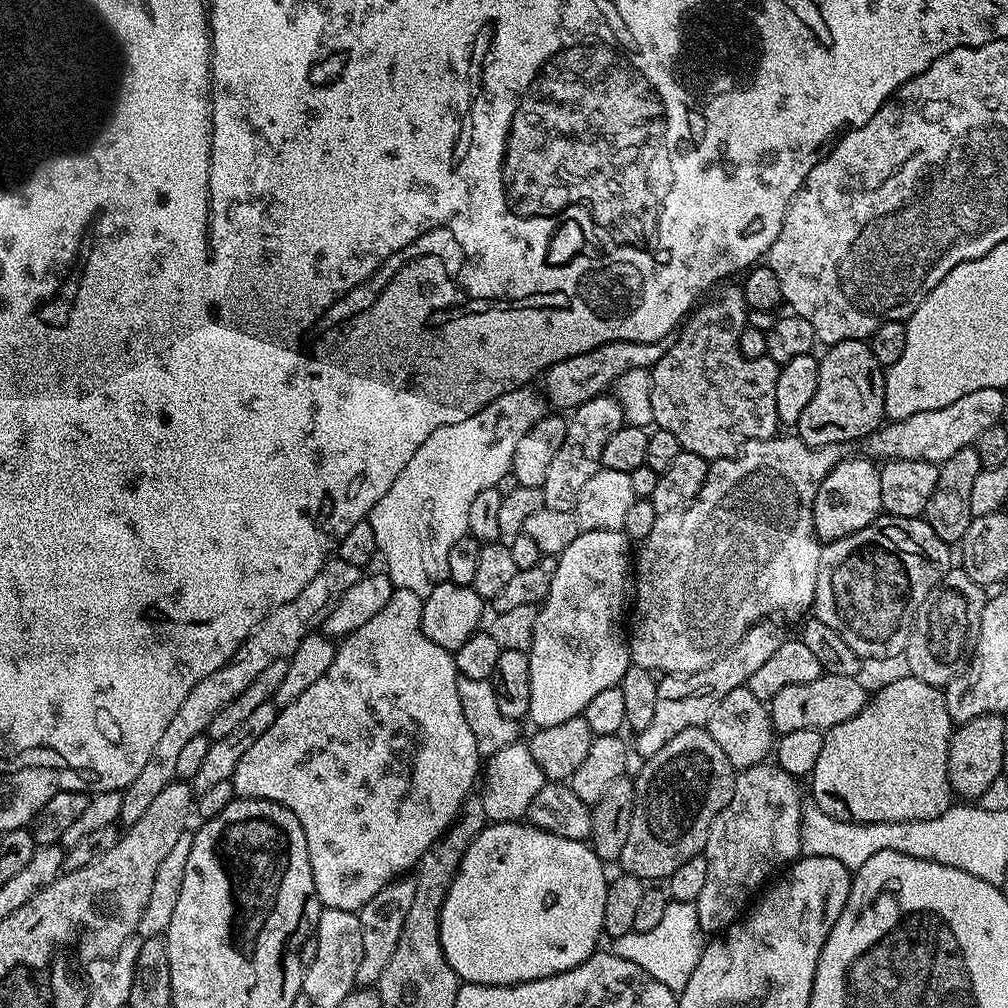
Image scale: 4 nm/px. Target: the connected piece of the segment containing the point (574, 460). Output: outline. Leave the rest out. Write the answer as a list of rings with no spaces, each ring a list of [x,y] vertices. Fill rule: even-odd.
[[[605,394],[590,398],[590,402],[582,402],[577,408],[571,409],[567,417],[568,425],[566,426],[566,438],[562,446],[558,449],[558,454],[554,457],[554,462],[550,465],[550,471],[546,473],[546,482],[544,483],[544,507],[550,510],[566,510],[575,512],[576,503],[578,502],[578,493],[582,491],[582,486],[599,470],[602,462],[602,449],[606,447],[606,442],[616,431],[623,428],[626,421],[624,411],[619,400],[615,395]]]

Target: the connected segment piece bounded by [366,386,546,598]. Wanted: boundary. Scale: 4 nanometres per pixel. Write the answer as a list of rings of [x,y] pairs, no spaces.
[[[528,386],[516,388],[512,392],[507,392],[498,398],[494,398],[494,402],[490,402],[482,410],[478,410],[478,414],[474,414],[462,422],[454,422],[434,430],[430,434],[430,438],[426,438],[426,442],[422,442],[422,446],[418,446],[418,454],[414,454],[414,458],[410,458],[410,462],[406,462],[406,470],[402,470],[402,474],[398,474],[398,478],[394,478],[394,486],[390,486],[390,490],[386,490],[386,494],[382,494],[382,498],[378,498],[378,502],[374,505],[372,511],[368,513],[366,519],[370,522],[370,526],[374,526],[374,542],[376,543],[379,559],[381,561],[384,559],[385,565],[383,564],[383,567],[396,588],[414,590],[414,594],[418,594],[423,598],[429,596],[437,586],[449,579],[447,555],[460,538],[469,535],[467,523],[469,521],[469,509],[473,505],[474,498],[482,490],[490,490],[497,487],[501,483],[499,480],[511,473],[512,463],[514,462],[514,446],[518,446],[522,434],[526,434],[526,430],[530,430],[530,426],[534,426],[534,422],[538,422],[546,415],[546,401],[543,395],[539,391],[531,392],[532,390]]]

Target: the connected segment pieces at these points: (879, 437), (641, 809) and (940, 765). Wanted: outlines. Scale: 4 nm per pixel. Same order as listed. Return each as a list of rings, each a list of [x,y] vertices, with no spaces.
[[[999,388],[974,390],[958,398],[958,402],[950,402],[950,406],[942,406],[942,410],[924,410],[922,414],[912,414],[905,420],[894,420],[867,437],[866,445],[873,452],[873,457],[881,456],[881,461],[889,460],[925,460],[939,466],[952,454],[975,445],[978,434],[982,430],[990,430],[990,426],[1001,423],[1004,416],[1004,395]]]
[[[707,727],[687,728],[682,730],[682,734],[674,734],[674,738],[658,750],[658,754],[647,757],[641,764],[644,765],[640,773],[634,776],[636,801],[634,814],[630,818],[630,835],[626,837],[626,846],[622,846],[618,864],[629,876],[636,876],[645,882],[664,882],[670,874],[674,874],[674,870],[678,870],[678,866],[703,853],[714,818],[718,818],[734,794],[738,772],[730,766],[730,758],[722,754],[718,742],[710,738]]]
[[[910,675],[871,693],[868,704],[846,722],[824,733],[822,754],[810,777],[811,799],[830,818],[855,824],[878,822],[914,822],[938,818],[953,803],[954,793],[948,784],[948,747],[954,725],[946,710],[946,698],[937,685],[922,682]]]

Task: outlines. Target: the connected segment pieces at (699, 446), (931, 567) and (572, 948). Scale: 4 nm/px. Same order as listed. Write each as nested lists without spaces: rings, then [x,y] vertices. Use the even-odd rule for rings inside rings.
[[[739,287],[726,289],[717,300],[707,300],[683,321],[671,341],[673,344],[665,347],[662,358],[650,369],[650,410],[656,428],[670,430],[683,451],[693,452],[711,462],[736,455],[746,442],[770,440],[777,435],[780,419],[774,406],[774,390],[778,386],[780,365],[768,355],[748,358],[741,354],[739,336],[749,323],[750,309]]]
[[[881,515],[862,530],[821,547],[811,611],[830,630],[838,630],[861,658],[903,653],[918,606],[950,570],[954,556],[948,552],[950,545],[923,518]]]
[[[527,822],[489,823],[474,838],[474,842],[466,850],[460,868],[456,872],[454,882],[446,894],[446,902],[440,911],[440,941],[446,954],[446,962],[460,975],[461,981],[470,984],[525,984],[528,980],[541,980],[554,974],[562,974],[591,958],[597,951],[599,940],[604,931],[604,915],[606,914],[606,894],[609,877],[604,877],[605,861],[599,860],[592,853],[591,847],[580,840],[571,840],[568,836],[559,836],[559,831],[547,828],[536,828]]]

